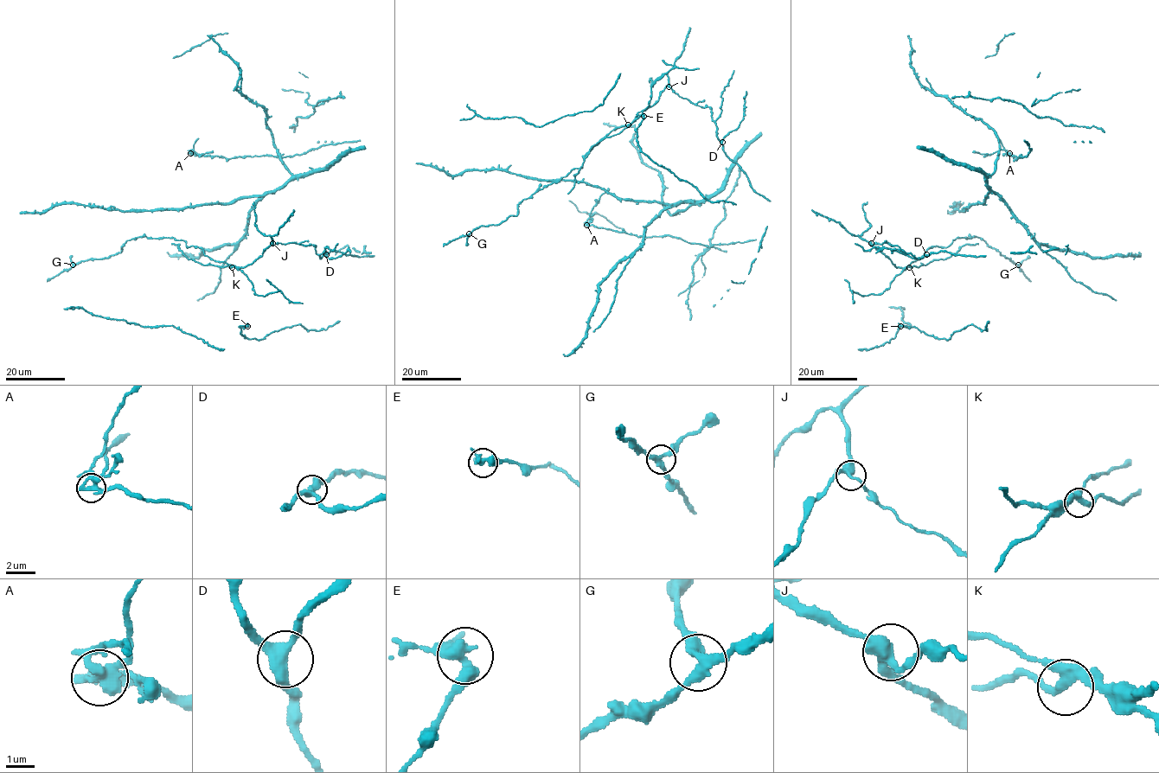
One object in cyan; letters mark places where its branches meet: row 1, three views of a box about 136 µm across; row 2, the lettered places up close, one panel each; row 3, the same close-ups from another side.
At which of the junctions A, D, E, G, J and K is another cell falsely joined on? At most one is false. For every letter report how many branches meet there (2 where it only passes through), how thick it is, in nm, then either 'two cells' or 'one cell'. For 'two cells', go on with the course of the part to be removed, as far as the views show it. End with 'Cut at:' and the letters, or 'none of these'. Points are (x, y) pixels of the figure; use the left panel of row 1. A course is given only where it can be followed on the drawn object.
A: 3 | 380 nm | two cells | (190, 153), (193, 150), (199, 155), (213, 150)
D: 3 | 340 nm | one cell
E: 3 | 360 nm | one cell
G: 3 | 300 nm | one cell
J: 3 | 360 nm | one cell
K: 3 | 360 nm | one cell
Cut at: A

